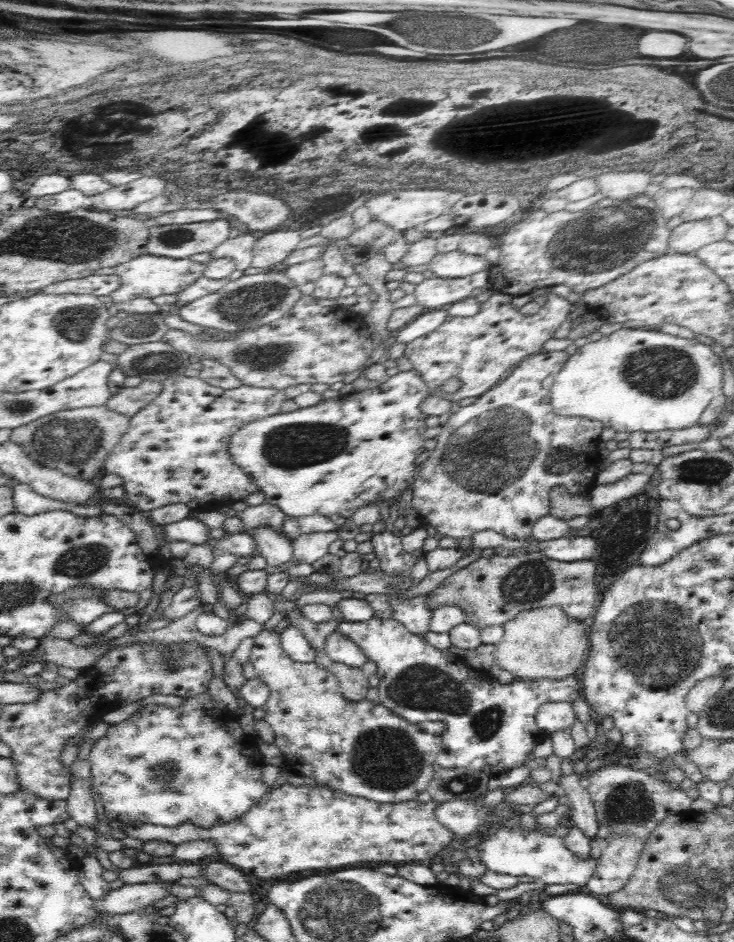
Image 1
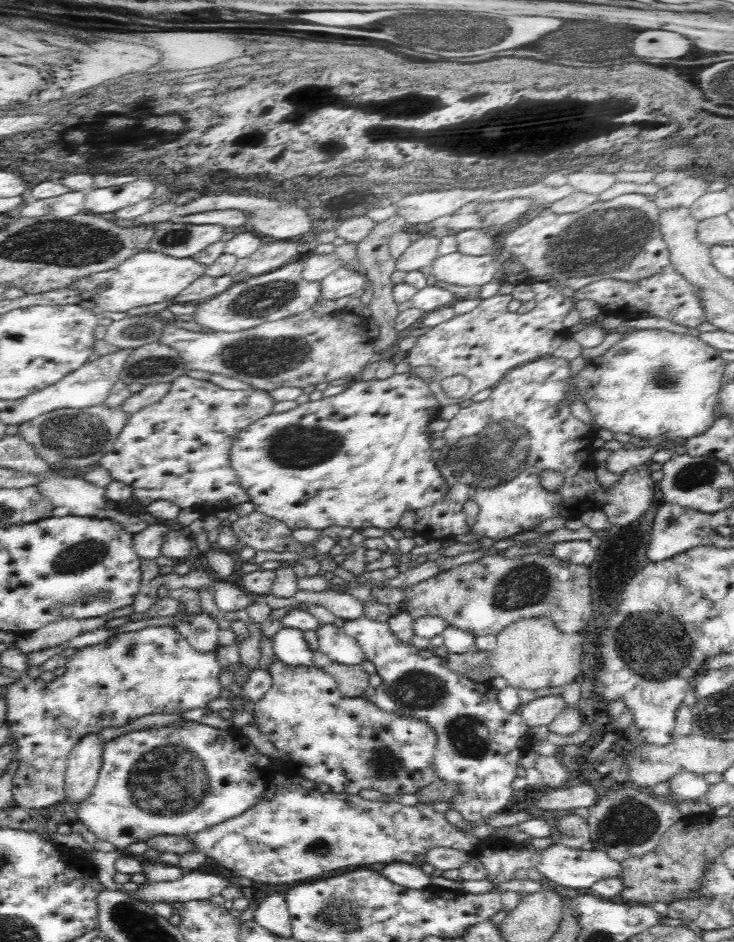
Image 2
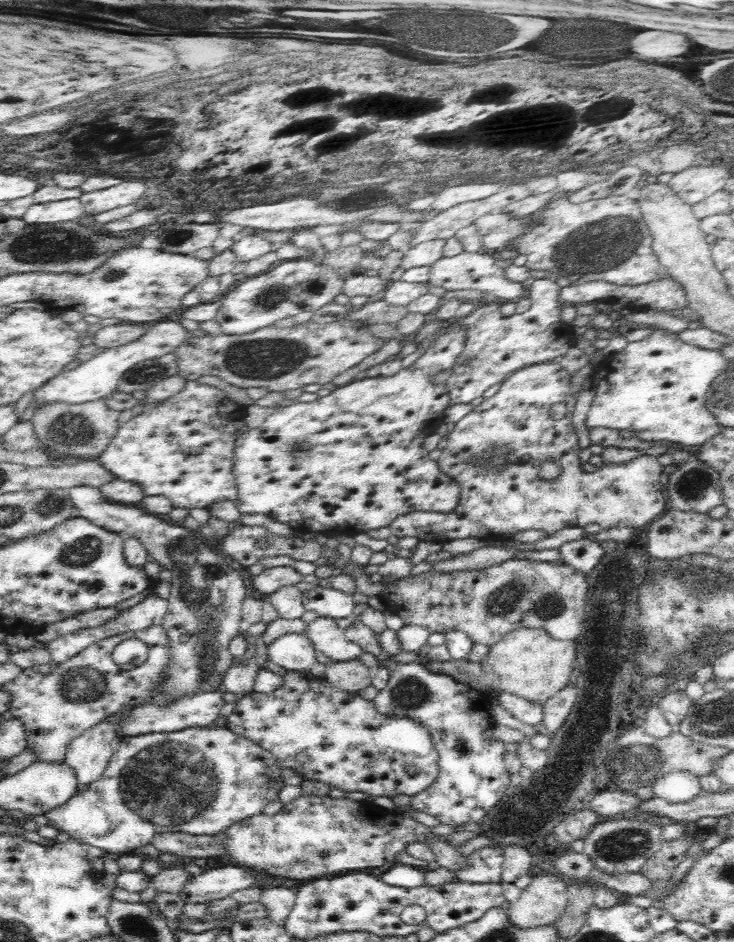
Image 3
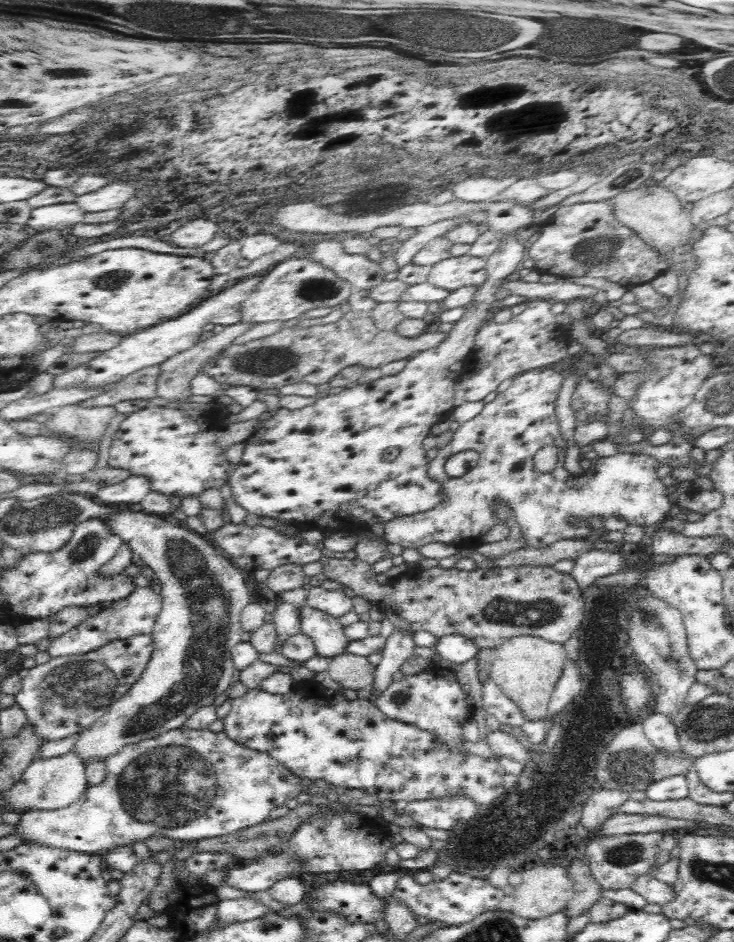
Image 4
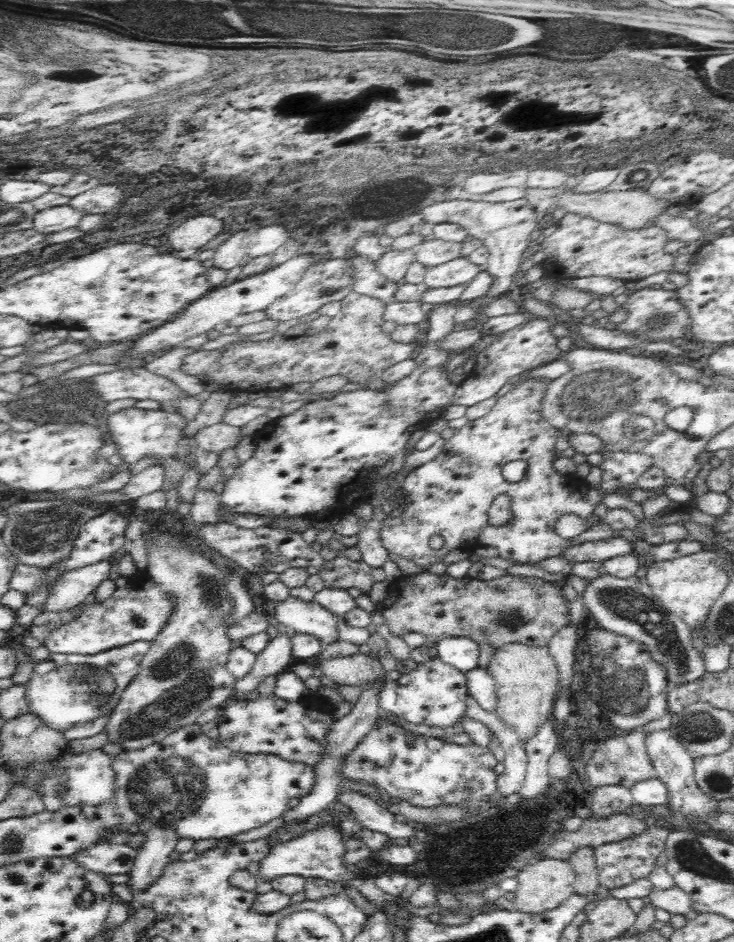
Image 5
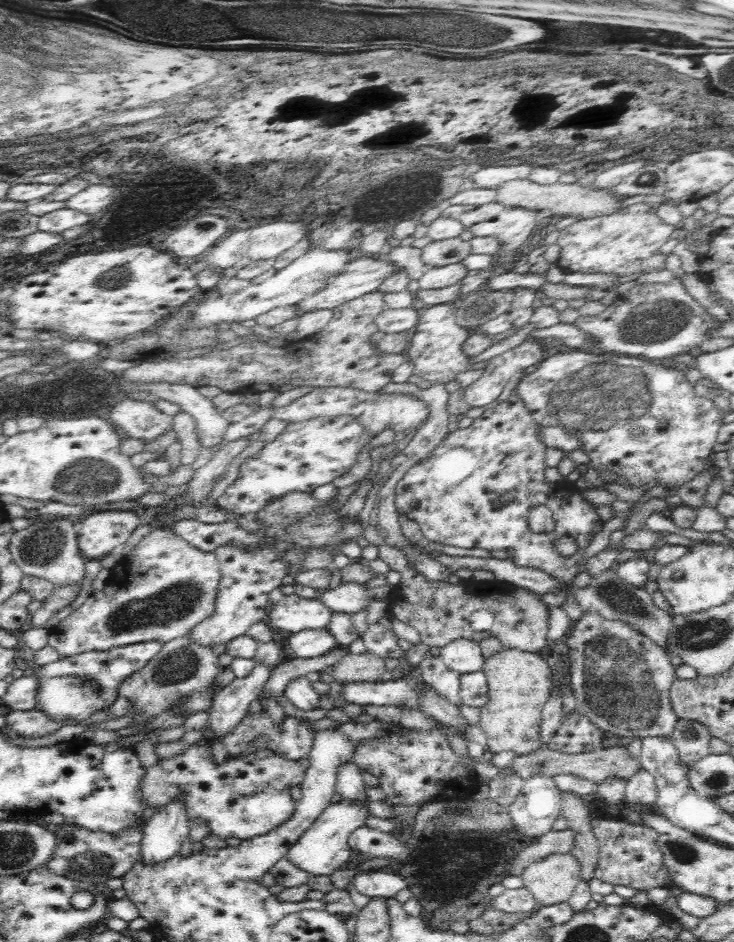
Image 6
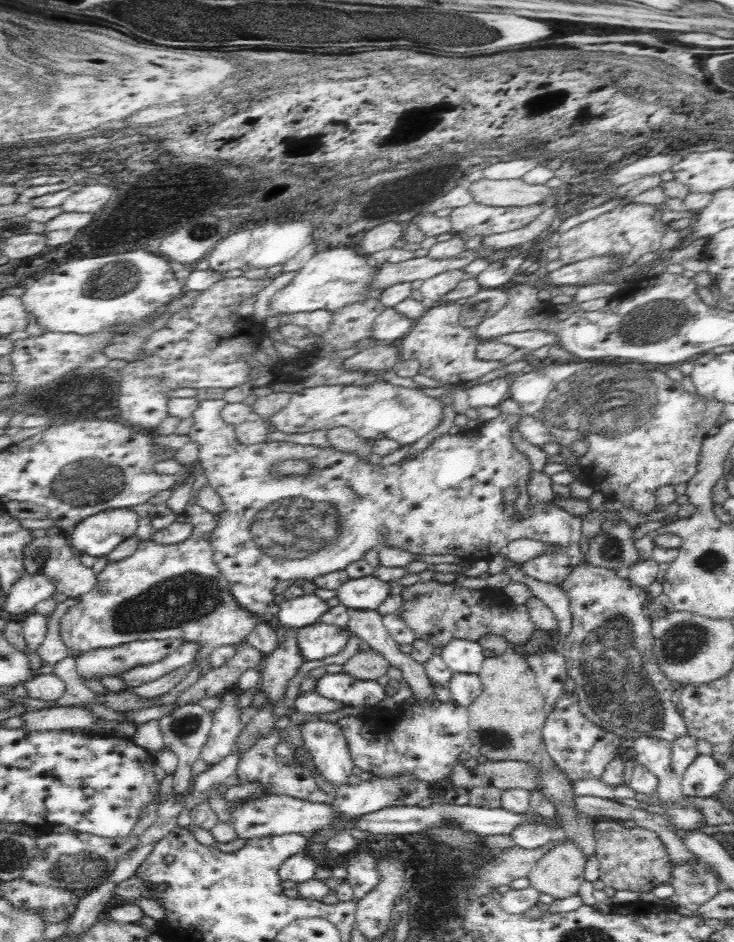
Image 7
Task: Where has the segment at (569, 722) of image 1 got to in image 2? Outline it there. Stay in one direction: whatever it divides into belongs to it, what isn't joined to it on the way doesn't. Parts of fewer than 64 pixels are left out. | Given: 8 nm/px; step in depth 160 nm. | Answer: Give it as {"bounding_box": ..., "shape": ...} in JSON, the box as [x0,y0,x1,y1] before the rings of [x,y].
{"bounding_box":[519,695,566,727],"shape":[[[545,695],[519,707],[520,715],[528,727],[550,725],[566,704],[560,695]]]}

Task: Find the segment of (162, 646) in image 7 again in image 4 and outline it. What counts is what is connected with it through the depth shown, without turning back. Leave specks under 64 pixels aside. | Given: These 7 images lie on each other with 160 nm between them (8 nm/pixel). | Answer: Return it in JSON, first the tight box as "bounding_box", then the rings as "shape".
{"bounding_box":[15,635,151,741],"shape":[[[136,635],[109,642],[86,654],[56,656],[30,669],[20,667],[17,674],[22,677],[23,685],[15,695],[16,703],[24,709],[27,722],[34,725],[38,737],[46,741],[82,733],[108,714],[110,706],[128,693],[144,672],[151,652],[151,635]]]}

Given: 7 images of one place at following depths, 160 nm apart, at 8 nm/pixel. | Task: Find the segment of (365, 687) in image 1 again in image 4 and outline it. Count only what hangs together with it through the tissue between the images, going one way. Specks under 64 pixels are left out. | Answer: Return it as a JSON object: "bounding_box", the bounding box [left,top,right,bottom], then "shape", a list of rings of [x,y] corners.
{"bounding_box":[326,653,375,692],"shape":[[[346,653],[332,656],[326,669],[332,680],[339,682],[344,689],[357,692],[369,688],[374,682],[375,666],[364,656]]]}

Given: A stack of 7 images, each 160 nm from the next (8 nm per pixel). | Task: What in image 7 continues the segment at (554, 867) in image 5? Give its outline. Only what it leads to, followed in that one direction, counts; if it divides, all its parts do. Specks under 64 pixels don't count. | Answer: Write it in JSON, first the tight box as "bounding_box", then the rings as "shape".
{"bounding_box":[528,836,587,900],"shape":[[[560,836],[560,845],[544,854],[528,873],[529,884],[558,900],[576,895],[585,880],[587,856],[570,839]]]}

